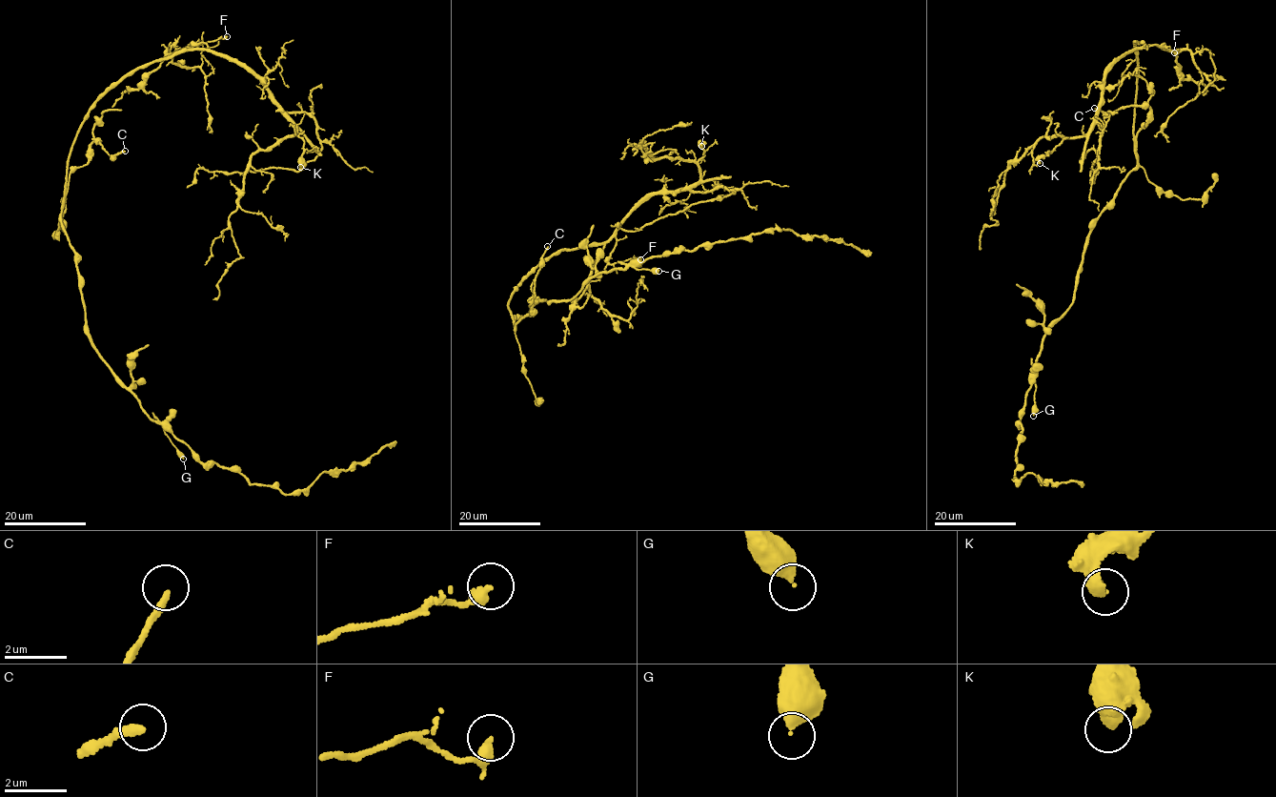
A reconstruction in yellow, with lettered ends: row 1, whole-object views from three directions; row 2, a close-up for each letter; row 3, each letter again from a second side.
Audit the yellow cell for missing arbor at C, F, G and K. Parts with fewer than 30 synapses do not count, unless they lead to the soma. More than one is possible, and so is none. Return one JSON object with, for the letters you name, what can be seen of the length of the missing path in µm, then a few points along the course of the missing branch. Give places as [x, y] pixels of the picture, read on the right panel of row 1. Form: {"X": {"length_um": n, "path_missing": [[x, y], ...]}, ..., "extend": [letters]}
{"extend": []}

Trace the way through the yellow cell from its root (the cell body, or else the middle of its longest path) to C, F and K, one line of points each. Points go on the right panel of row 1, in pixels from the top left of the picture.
C: (1133, 127), (1135, 145), (1138, 131), (1147, 123), (1150, 108), (1141, 105), (1127, 106), (1103, 113), (1094, 108)
F: (1133, 127), (1139, 64), (1135, 41), (1139, 45), (1142, 43), (1144, 48), (1142, 49), (1157, 44), (1174, 52)
K: (1133, 127), (1139, 64), (1135, 41), (1144, 46), (1113, 62), (1085, 134), (1063, 139), (1038, 158), (1040, 163)

